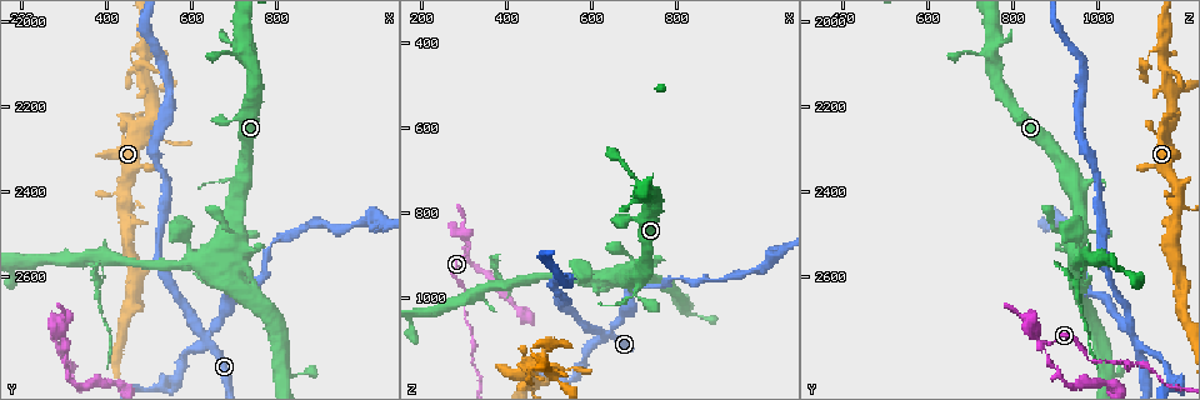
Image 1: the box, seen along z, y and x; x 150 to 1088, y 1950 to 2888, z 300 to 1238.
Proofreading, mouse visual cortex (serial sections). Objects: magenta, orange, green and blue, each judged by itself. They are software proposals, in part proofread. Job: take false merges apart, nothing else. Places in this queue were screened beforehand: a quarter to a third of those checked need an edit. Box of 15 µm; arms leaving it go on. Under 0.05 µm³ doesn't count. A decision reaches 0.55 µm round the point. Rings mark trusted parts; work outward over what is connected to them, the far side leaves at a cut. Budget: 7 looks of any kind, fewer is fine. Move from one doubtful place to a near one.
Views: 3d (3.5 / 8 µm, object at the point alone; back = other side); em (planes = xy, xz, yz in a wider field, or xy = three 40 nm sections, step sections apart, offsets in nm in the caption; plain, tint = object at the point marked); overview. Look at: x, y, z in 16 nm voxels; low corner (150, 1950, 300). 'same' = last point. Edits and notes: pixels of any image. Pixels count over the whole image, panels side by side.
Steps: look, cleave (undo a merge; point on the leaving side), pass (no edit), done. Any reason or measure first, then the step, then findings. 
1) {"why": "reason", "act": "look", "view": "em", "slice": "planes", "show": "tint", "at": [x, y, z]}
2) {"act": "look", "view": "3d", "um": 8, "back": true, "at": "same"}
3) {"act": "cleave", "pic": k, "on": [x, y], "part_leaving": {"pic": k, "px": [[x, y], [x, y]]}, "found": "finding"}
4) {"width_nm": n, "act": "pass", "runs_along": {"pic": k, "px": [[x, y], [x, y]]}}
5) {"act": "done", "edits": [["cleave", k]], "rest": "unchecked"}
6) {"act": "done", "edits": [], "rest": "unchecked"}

{"why": "three-way junction", "act": "look", "view": "3d", "um": 3.5, "at": [635, 2740, 1080]}

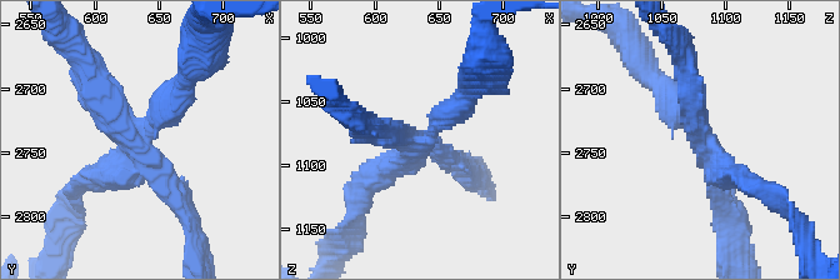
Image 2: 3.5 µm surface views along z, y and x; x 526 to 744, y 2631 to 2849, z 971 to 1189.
{"arms": 3, "arm_widths_nm": [250, 300, 350], "why": "now the EM", "act": "look", "view": "em", "slice": "xy", "step": 3, "show": "tint", "at": [632, 2742, 1084]}

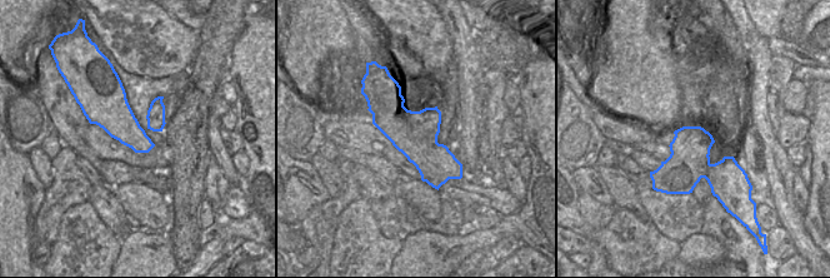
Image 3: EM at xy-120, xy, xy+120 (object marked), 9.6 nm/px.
{"width_nm": 440, "act": "cleave", "pic": 2, "on": [158, 103], "part_leaving": {"pic": 2, "px": [[146, 133], [185, 86], [204, 44]]}, "found": "a second cell is stuck on"}

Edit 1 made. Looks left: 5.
{"why": "side arm on a straight run", "act": "look", "view": "3d", "um": 3.5, "back": true, "at": [400, 2550, 970]}

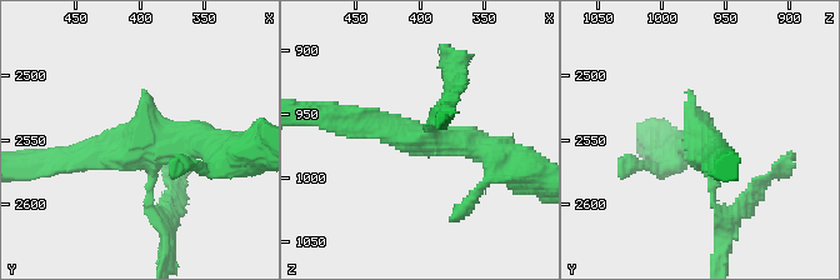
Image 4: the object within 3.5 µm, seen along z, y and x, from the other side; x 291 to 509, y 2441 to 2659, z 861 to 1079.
{"why": "now the EM", "act": "look", "view": "em", "slice": "xy", "step": 1, "show": "tint", "at": [396, 2552, 970]}

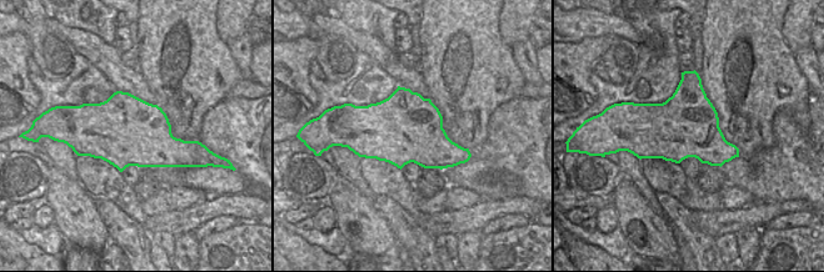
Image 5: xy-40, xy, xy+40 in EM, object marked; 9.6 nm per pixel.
{"act": "cleave", "pic": 4, "on": [169, 203], "part_leaving": {"pic": 4, "px": [[150, 176], [165, 260]]}, "found": "a second cell is stuck on"}

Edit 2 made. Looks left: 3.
{"why": "three-way junction", "act": "look", "view": "3d", "um": 3.5, "back": true, "at": [315, 2765, 870]}

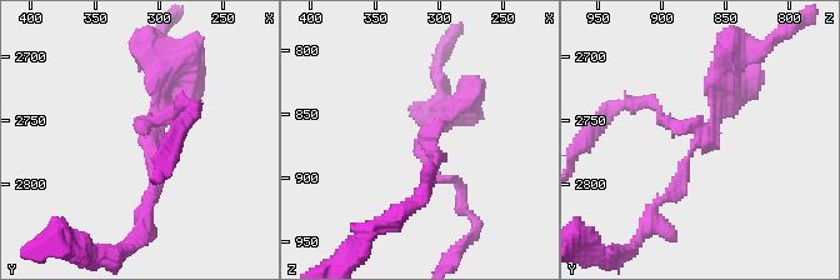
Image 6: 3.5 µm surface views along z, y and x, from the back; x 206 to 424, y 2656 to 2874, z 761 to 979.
{"why": "need the tissue", "act": "look", "view": "em", "slice": "xy", "step": 3, "show": "tint", "at": [308, 2760, 866]}

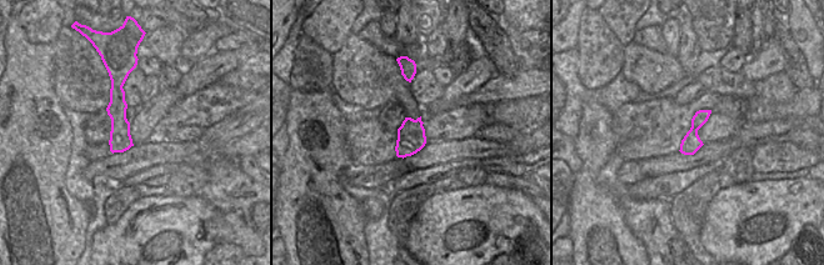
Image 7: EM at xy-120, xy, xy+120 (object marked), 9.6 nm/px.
{"act": "cleave", "pic": 6, "on": [745, 48], "part_leaving": {"pic": 6, "px": [[701, 131], [679, 189], [653, 208], [646, 228]]}, "found": "a second cell is stuck on"}

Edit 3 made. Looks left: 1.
{"act": "done", "edits": [["cleave", 2], ["cleave", 4], ["cleave", 6]], "rest": "unchecked"}

